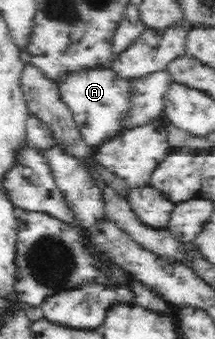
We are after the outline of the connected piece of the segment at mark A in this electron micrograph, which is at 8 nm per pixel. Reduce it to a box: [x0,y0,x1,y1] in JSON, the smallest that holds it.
[58,69,132,147]

